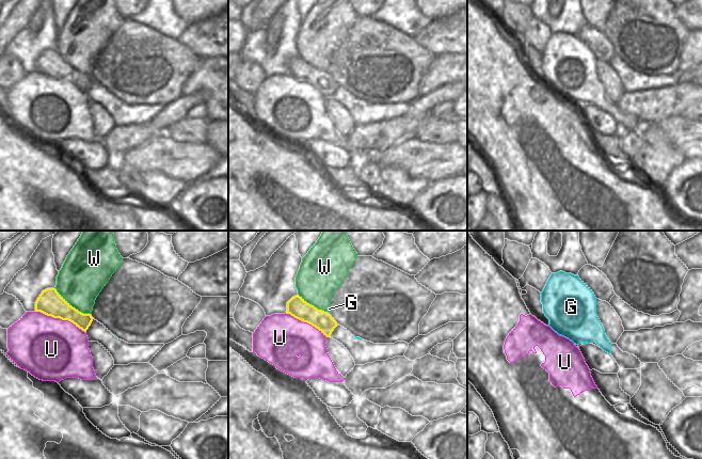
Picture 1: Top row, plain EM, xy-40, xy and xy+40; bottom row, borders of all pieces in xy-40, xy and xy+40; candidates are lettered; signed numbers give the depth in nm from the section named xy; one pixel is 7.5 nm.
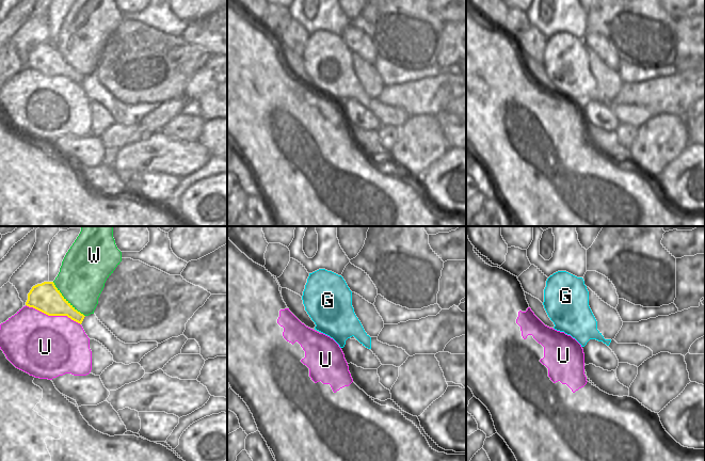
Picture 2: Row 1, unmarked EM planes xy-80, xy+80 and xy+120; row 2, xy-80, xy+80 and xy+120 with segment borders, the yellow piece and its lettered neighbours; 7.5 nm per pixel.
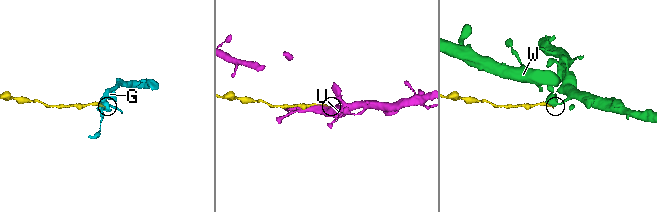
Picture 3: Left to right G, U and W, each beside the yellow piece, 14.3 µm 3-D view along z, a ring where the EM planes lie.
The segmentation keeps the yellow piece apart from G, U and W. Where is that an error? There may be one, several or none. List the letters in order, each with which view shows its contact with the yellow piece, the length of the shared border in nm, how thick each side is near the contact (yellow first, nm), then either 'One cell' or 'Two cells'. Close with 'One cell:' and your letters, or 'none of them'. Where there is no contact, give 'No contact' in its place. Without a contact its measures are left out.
G: No contact. Two cells
U: Touches yellow in xy-40. Shared border 400 nm. Thickness 190 nm (yellow) against 480 nm. Two cells
W: Touches yellow in xy-40. Shared border 340 nm. Thickness 190 nm (yellow) against 340 nm. Two cells
One cell: none of them.

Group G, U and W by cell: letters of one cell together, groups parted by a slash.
G U / W

